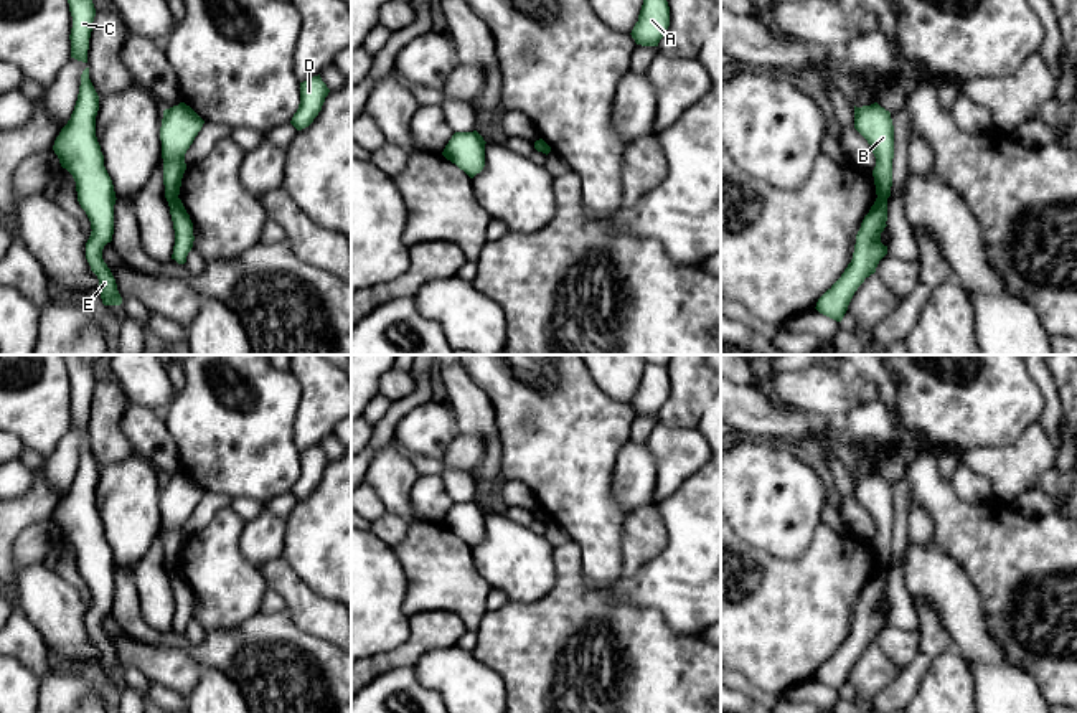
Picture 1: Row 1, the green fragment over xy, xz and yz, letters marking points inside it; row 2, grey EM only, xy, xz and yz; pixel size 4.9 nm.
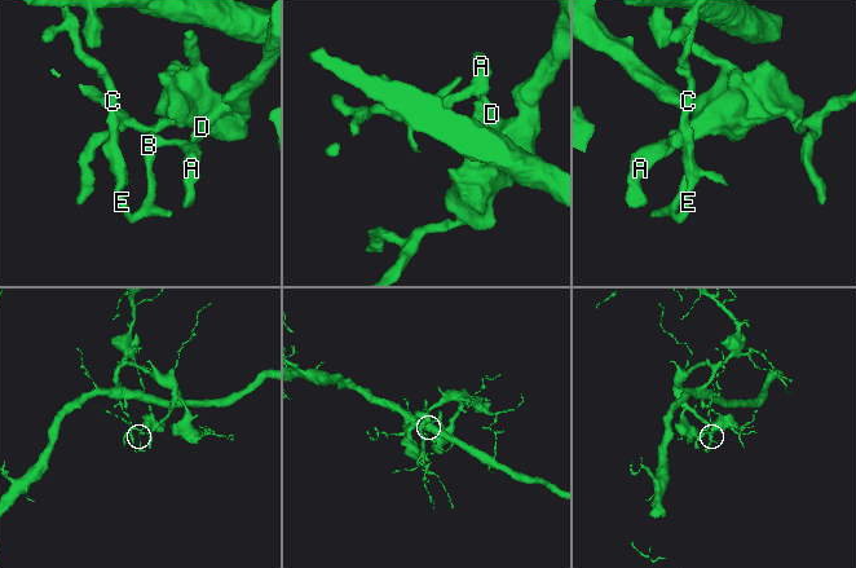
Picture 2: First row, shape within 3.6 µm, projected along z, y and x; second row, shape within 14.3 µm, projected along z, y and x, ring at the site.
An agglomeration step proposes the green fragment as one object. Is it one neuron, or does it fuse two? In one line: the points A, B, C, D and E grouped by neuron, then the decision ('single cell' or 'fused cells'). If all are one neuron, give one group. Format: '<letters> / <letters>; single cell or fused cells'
A B D / C E; fused cells

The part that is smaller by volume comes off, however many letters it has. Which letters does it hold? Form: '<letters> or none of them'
C, E

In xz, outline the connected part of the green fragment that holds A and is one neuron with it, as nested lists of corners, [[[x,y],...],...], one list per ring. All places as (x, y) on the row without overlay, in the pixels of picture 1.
[[[645,363],[638,391],[632,399],[632,408],[642,416],[658,416],[670,396],[670,376],[665,366]]]

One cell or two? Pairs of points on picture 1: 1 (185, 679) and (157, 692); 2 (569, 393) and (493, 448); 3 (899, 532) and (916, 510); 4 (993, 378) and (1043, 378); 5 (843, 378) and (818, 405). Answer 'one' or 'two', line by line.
1: two
2: two
3: two
4: two
5: one

